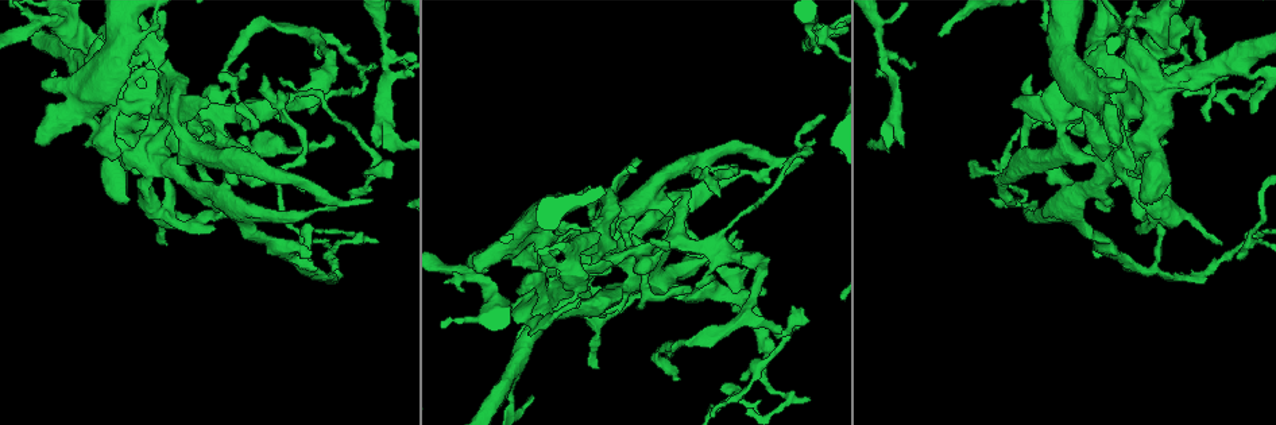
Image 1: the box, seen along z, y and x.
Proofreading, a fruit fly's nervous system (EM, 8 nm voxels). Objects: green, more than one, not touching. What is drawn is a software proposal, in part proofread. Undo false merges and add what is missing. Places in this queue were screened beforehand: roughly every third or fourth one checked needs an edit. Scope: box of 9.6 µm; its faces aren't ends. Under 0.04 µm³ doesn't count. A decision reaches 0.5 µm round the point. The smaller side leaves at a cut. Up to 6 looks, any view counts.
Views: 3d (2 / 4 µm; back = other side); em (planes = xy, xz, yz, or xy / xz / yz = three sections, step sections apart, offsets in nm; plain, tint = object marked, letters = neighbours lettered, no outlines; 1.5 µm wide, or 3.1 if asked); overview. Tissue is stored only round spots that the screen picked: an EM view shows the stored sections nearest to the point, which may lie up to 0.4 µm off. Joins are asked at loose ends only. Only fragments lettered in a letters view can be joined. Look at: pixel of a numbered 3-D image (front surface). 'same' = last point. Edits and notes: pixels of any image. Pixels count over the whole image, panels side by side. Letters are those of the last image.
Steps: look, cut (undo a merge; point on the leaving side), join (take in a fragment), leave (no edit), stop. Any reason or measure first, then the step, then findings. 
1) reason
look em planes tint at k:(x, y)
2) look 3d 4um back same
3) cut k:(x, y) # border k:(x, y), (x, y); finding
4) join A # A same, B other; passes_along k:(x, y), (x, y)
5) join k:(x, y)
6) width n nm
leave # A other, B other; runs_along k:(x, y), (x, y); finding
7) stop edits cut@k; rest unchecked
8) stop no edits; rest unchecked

branch stops here
look 3d 4um at 1:(264, 76)

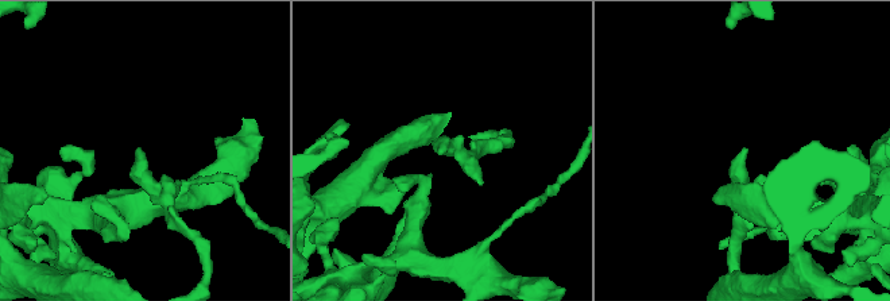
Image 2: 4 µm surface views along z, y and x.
need the tissue
look em xy step 4 tint at 2:(745, 149)

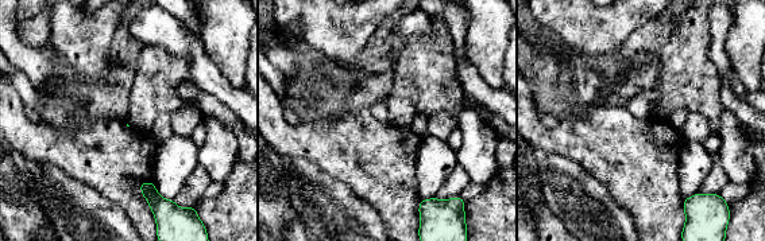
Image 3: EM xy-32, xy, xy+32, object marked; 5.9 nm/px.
cut it another way
look em planes letters same

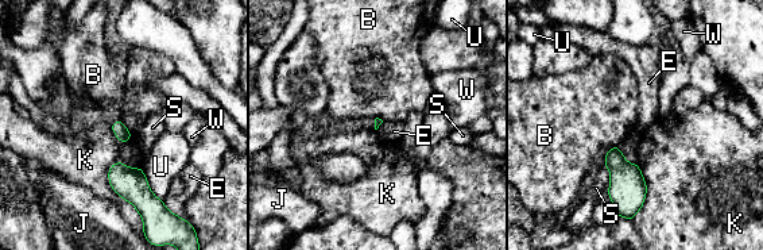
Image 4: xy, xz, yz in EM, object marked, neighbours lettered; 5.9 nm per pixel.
leave # B other, E other, J other, K other, S other, U other, W other; border 4:(120, 119), (132, 134); none of them fits

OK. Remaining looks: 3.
look em xz step 8 letters at 1:(1261, 232)

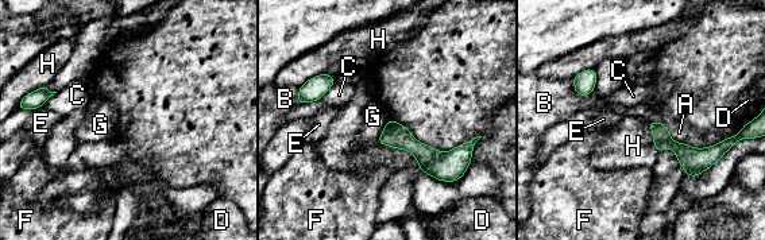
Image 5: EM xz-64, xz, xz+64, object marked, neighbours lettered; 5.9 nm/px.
another direction
look em planes letters same

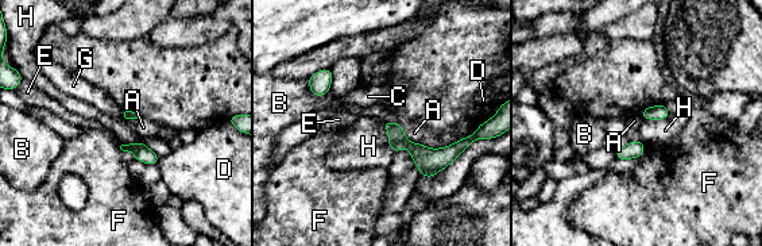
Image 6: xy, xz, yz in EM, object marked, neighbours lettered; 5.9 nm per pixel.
longest_contact A 550 nm
leave # A other, B other, C other, D other, E other, F other, G other, H other; none of them fits

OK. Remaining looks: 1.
stop no edits; rest unchecked

